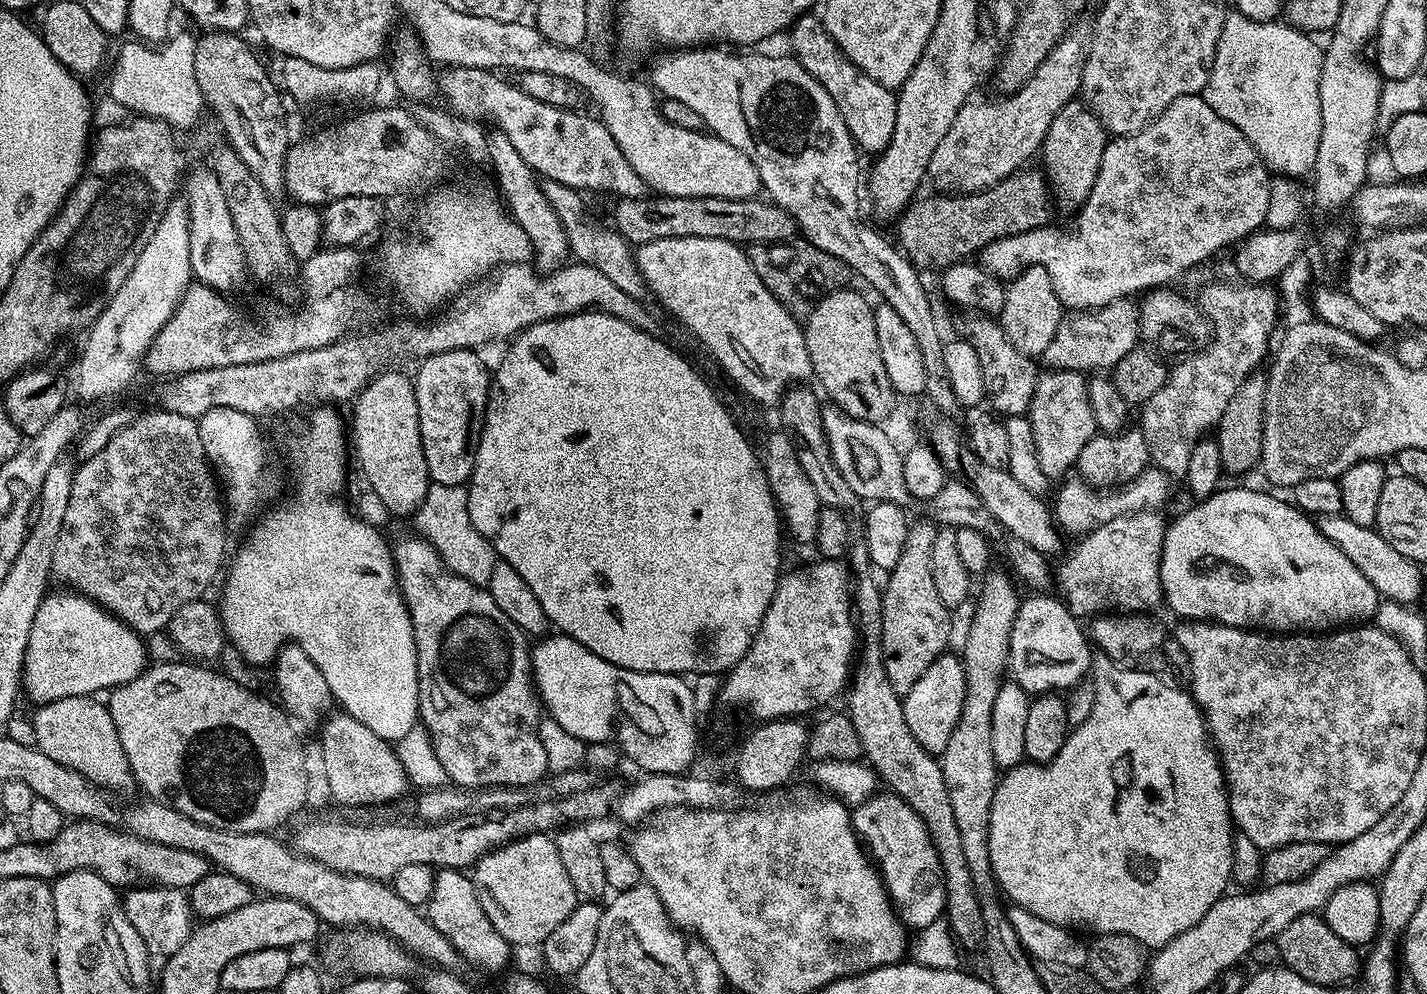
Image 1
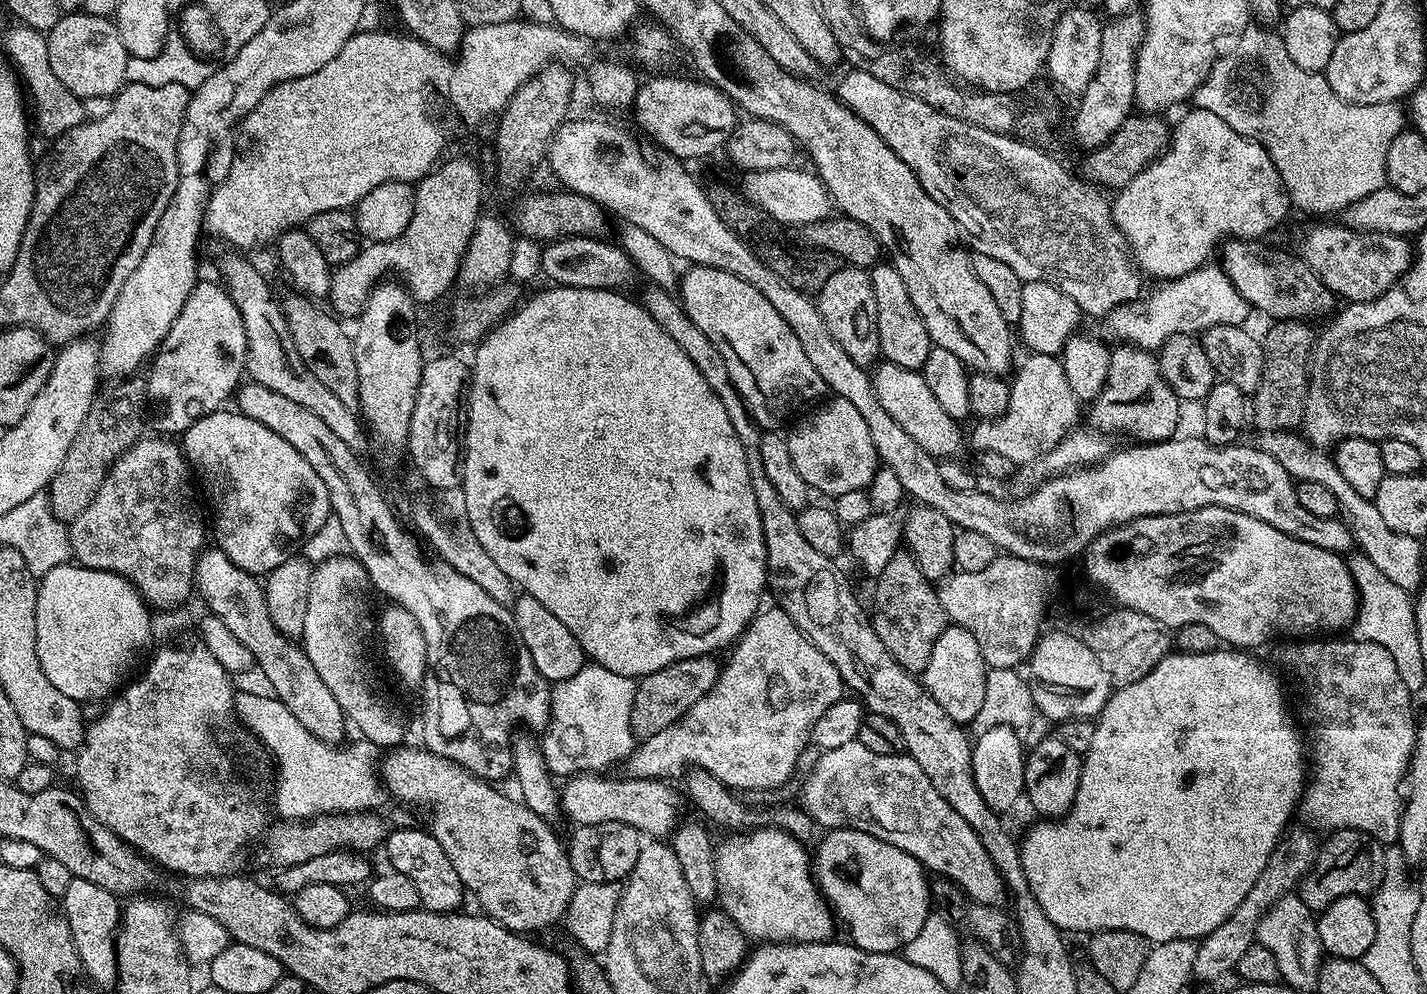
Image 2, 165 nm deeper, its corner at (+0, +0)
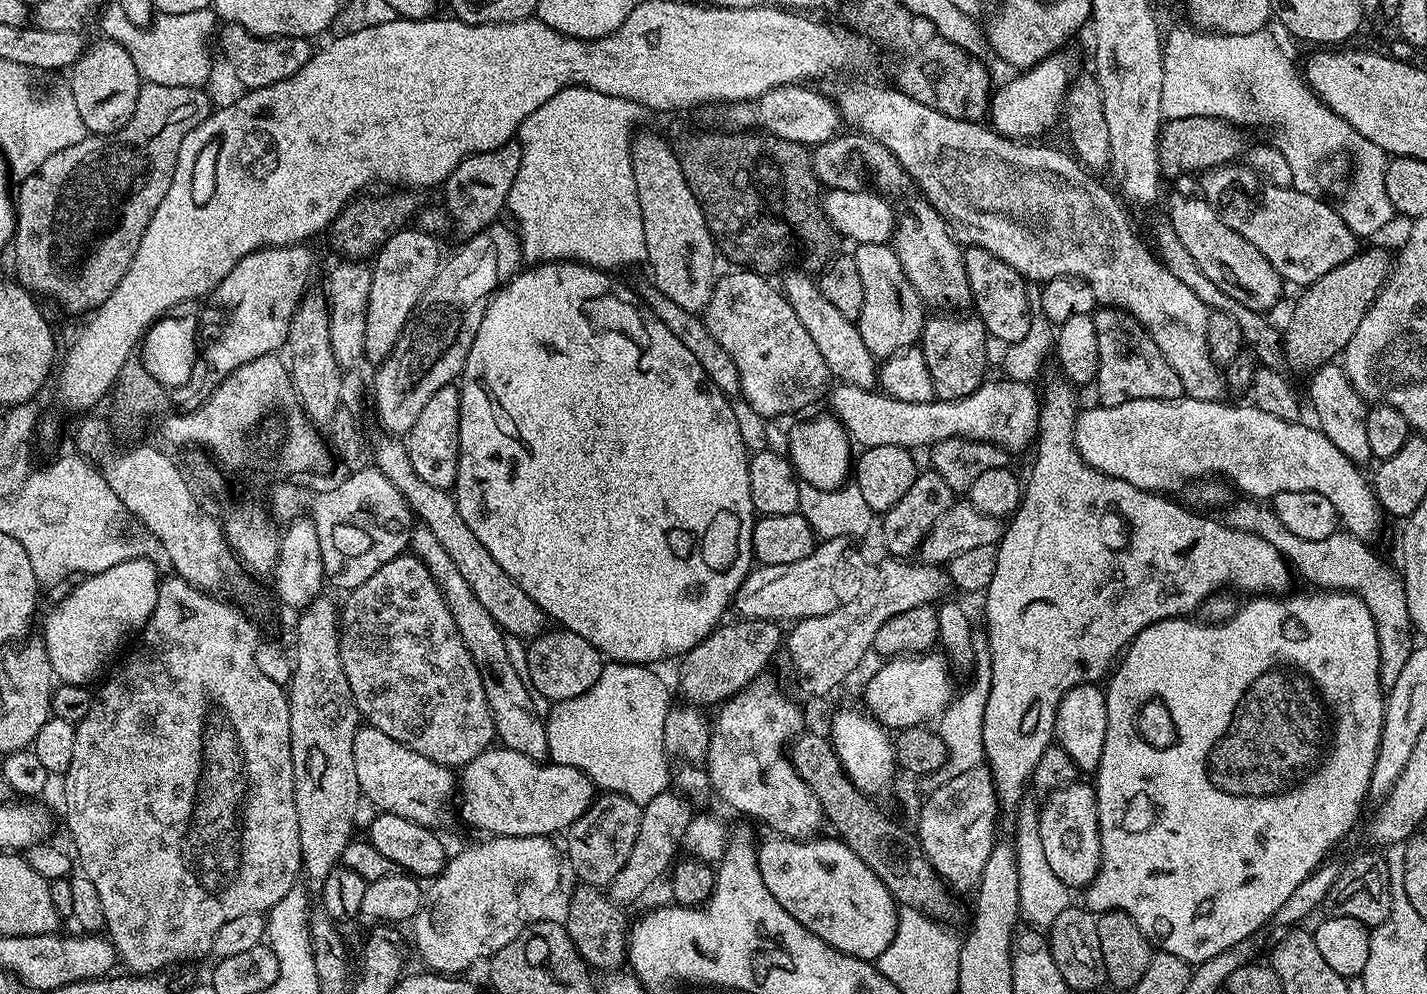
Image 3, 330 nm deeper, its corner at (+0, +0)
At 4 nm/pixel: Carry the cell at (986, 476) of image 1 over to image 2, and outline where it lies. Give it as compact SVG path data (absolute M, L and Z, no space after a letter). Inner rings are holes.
M880 362L875 365L871 373L874 394L878 394L878 402L886 409L886 414L922 446L931 456L937 458L956 458L966 448L966 436L960 433L961 425L942 406L938 406L938 400L930 391L930 386L926 386L926 378L923 371L914 368L903 368L897 364Z

